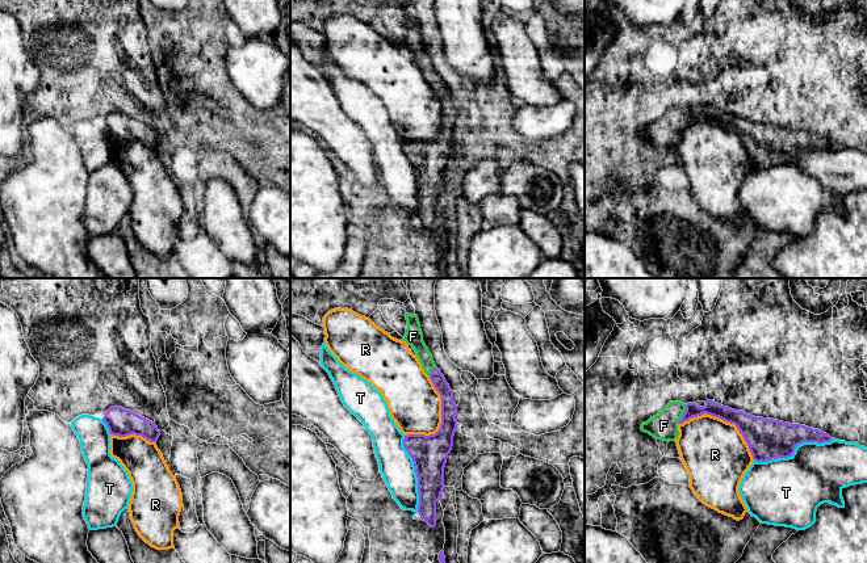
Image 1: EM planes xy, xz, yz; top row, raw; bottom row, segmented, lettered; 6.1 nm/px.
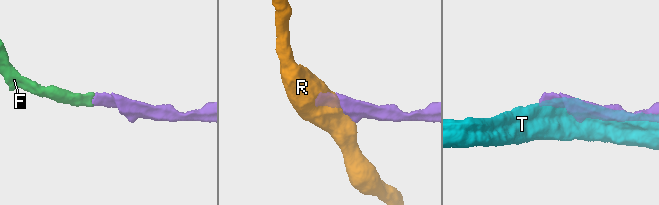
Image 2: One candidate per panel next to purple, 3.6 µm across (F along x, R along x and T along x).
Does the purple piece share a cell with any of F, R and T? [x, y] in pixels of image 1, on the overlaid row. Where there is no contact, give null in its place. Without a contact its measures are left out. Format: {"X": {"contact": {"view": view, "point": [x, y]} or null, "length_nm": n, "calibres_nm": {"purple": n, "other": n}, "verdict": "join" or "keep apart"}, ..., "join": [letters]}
{"F": {"contact": {"view": "yz", "point": [683, 414]}, "length_nm": 130, "calibres_nm": {"purple": 90, "other": 170}, "verdict": "join"}, "R": {"contact": {"view": "yz", "point": [724, 420]}, "length_nm": 500, "calibres_nm": {"purple": 200, "other": 400}, "verdict": "keep apart"}, "T": {"contact": {"view": "yz", "point": [794, 450]}, "length_nm": 500, "calibres_nm": {"purple": 240, "other": 400}, "verdict": "keep apart"}, "join": ["F"]}

